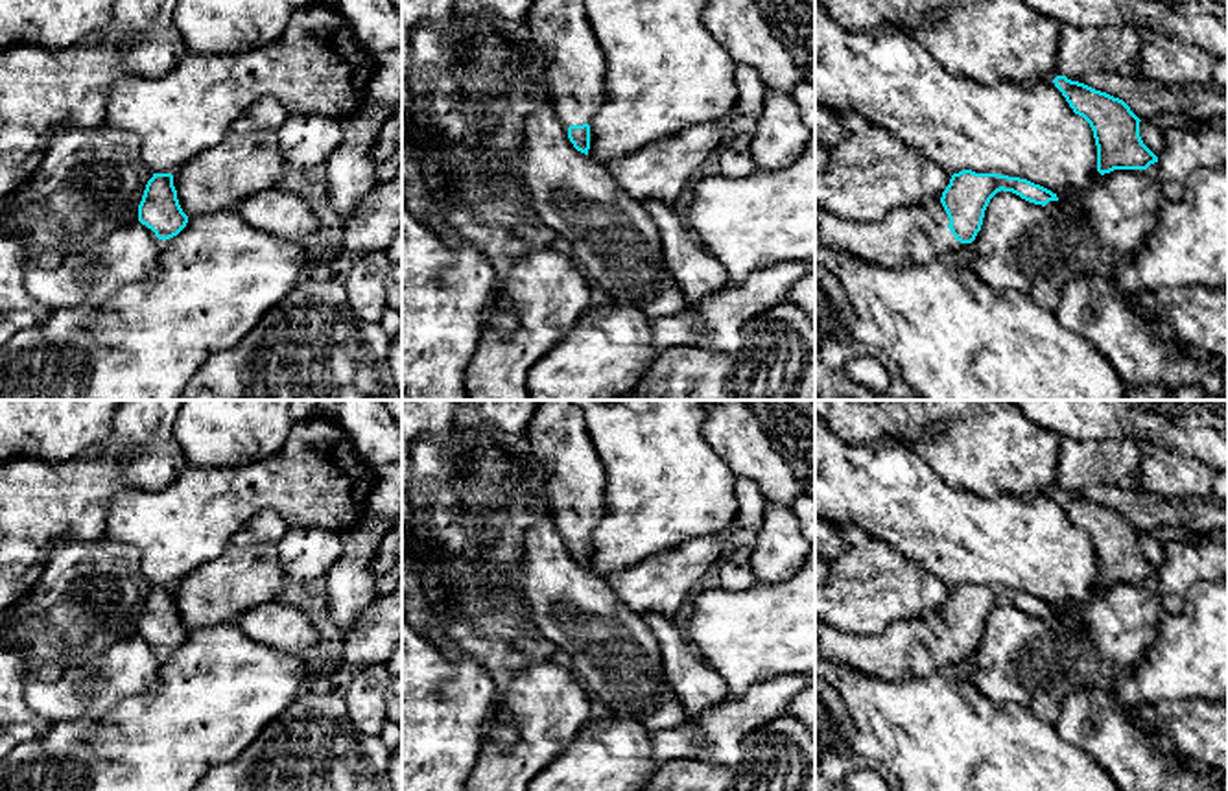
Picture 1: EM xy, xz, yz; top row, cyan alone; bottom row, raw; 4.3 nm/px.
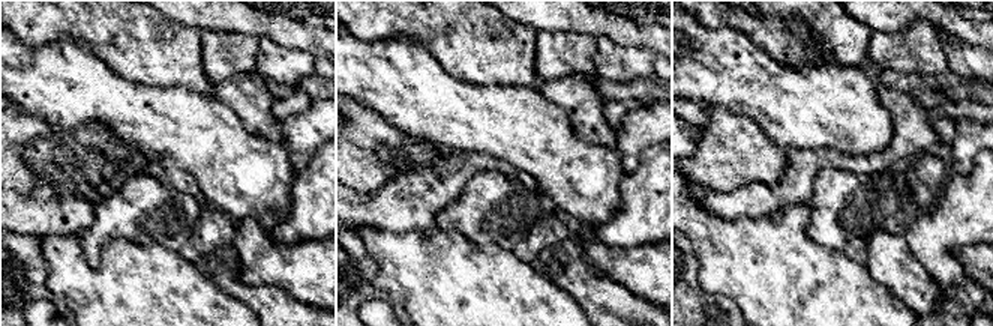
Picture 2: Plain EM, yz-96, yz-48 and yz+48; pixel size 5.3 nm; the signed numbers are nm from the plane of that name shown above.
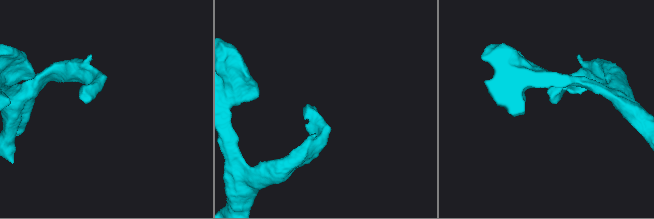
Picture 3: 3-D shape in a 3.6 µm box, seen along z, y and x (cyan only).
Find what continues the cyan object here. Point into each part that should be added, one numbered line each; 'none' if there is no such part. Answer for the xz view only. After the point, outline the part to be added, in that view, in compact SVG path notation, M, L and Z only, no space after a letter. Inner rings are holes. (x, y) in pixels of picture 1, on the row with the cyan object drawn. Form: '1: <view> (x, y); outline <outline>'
1: xz (557, 30); outline M535 0L513 39L537 52L544 65L544 89L551 107L568 125L588 124L605 100L605 55L596 41L583 0Z

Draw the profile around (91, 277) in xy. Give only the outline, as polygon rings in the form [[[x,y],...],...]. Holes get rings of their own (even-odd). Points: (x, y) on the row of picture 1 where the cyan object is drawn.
[[[124,225],[85,251],[66,254],[57,269],[30,269],[24,284],[50,312],[103,306],[116,291],[159,266],[162,245],[151,229]]]

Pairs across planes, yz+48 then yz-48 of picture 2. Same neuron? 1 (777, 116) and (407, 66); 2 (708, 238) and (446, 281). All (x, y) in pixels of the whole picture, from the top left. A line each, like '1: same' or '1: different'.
1: same
2: same

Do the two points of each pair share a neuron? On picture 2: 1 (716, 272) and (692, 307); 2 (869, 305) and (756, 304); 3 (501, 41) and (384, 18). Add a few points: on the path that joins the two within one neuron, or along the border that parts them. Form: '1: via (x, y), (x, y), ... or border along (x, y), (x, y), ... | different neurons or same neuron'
1: border along (695, 256), (699, 286), (737, 304) | different neurons
2: via (840, 305), (785, 304) | same neuron
3: via (473, 41), (449, 18), (413, 18) | same neuron

